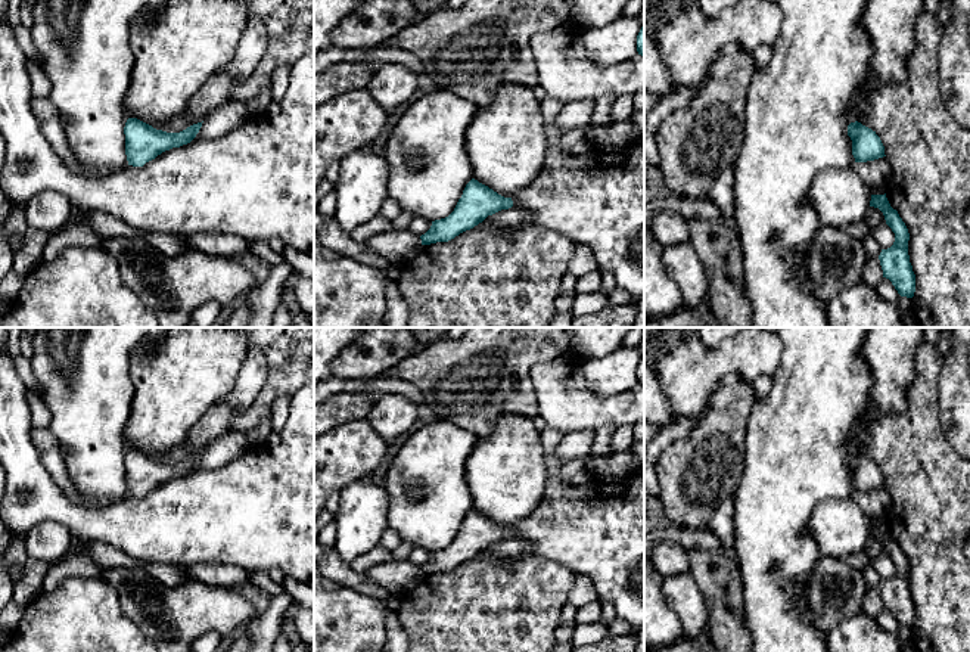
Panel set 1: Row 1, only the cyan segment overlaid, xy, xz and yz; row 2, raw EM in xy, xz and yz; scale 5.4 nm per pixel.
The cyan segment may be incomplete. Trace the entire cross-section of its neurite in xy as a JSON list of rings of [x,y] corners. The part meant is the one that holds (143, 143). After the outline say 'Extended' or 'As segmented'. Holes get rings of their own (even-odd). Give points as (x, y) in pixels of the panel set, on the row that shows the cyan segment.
[[[128,118],[124,127],[128,165],[143,167],[162,152],[190,143],[200,127],[202,122],[198,122],[180,133],[167,133],[137,118]]]. As segmented

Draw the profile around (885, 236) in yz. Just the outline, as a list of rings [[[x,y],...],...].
[[[886,223],[880,224],[876,229],[870,229],[870,230],[871,230],[871,235],[876,237],[876,240],[879,242],[882,249],[887,249],[893,245],[895,233]]]

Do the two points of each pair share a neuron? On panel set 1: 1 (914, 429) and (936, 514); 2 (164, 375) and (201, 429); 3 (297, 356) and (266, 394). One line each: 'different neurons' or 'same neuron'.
1: same neuron
2: different neurons
3: same neuron

